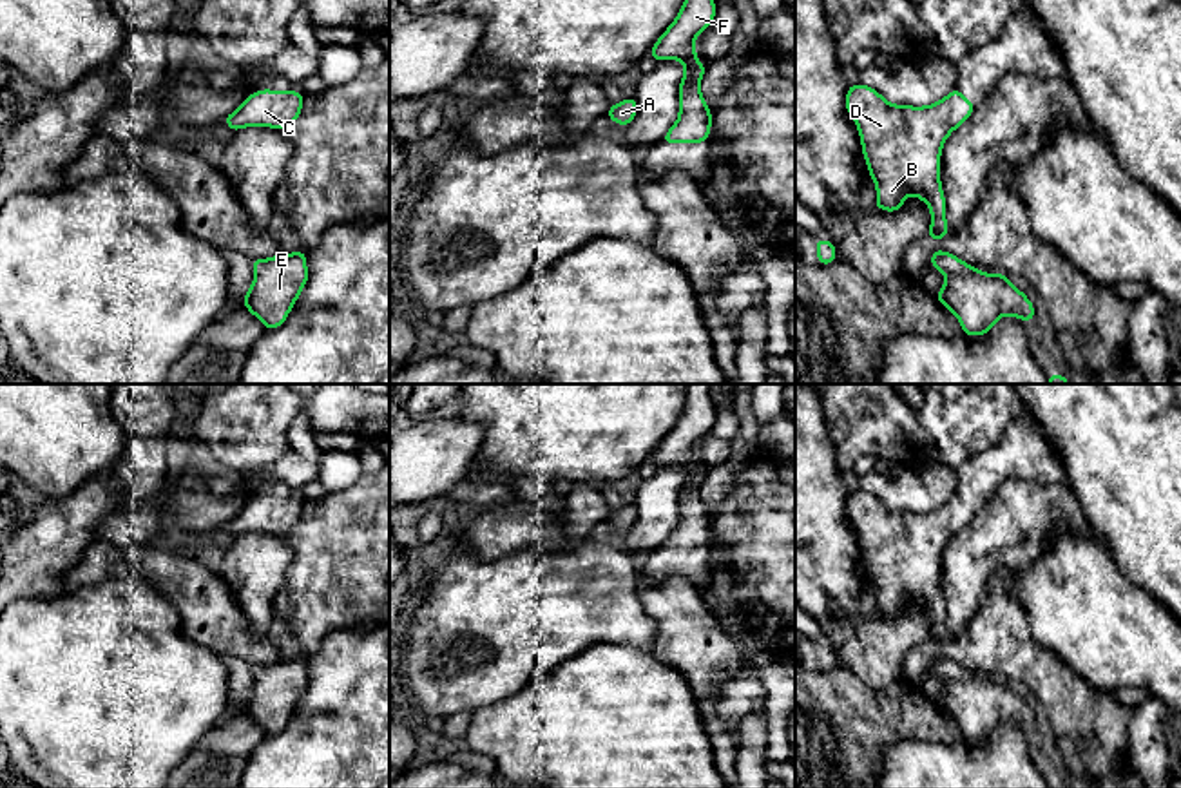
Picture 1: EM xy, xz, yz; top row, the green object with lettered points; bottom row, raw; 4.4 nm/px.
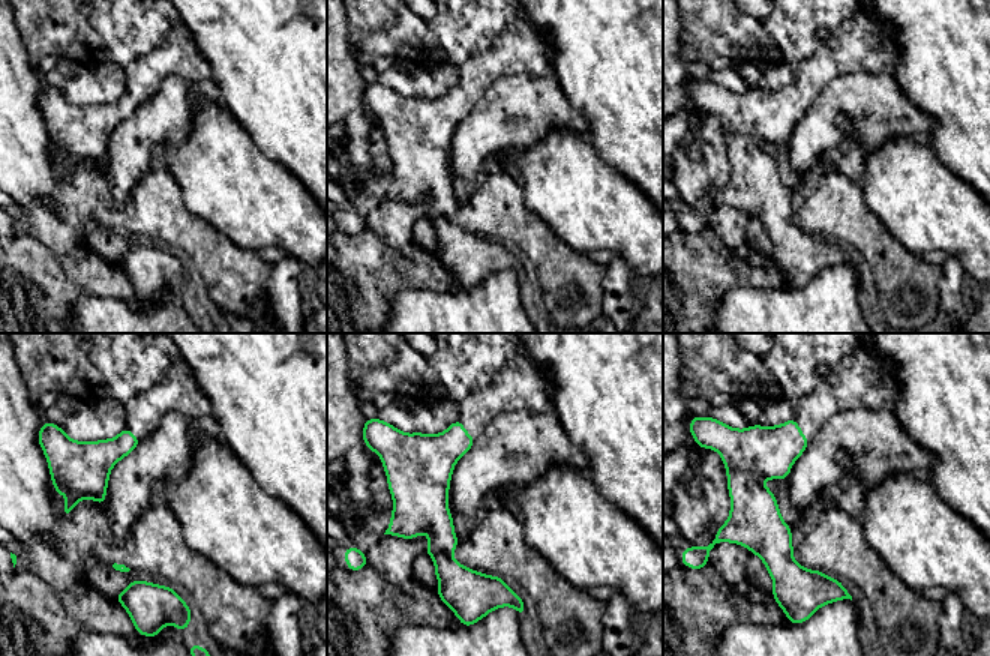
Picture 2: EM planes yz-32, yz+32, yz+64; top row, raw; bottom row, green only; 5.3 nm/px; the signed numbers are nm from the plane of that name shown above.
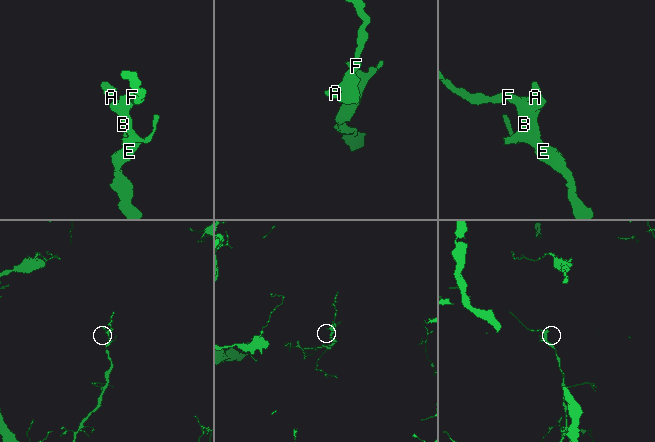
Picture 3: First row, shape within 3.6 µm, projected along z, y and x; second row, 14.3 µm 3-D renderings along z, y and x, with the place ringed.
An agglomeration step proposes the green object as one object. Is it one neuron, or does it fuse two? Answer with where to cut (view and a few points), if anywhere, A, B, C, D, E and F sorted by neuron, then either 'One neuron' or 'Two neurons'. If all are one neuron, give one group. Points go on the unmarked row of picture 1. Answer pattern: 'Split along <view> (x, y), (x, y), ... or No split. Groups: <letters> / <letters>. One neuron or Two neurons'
No split. Groups: A B C D E F. One neuron

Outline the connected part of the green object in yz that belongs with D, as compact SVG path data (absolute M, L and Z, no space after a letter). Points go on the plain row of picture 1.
M850 491L846 516L860 538L862 560L877 592L875 612L897 618L913 600L931 614L927 643L949 641L940 591L940 558L947 542L975 516L958 495L927 513L893 511L875 495Z

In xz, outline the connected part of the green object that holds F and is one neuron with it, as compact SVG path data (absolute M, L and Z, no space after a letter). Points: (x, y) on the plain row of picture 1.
M687 384L685 409L670 433L654 449L650 462L658 466L681 466L685 482L679 489L679 524L661 543L663 549L708 547L712 518L699 498L699 487L708 469L697 467L696 442L708 435L715 422L710 400L712 384Z

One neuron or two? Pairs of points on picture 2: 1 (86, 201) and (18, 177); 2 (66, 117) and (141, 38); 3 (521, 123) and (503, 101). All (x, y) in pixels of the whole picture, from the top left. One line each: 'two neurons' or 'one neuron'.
1: two neurons
2: two neurons
3: one neuron

